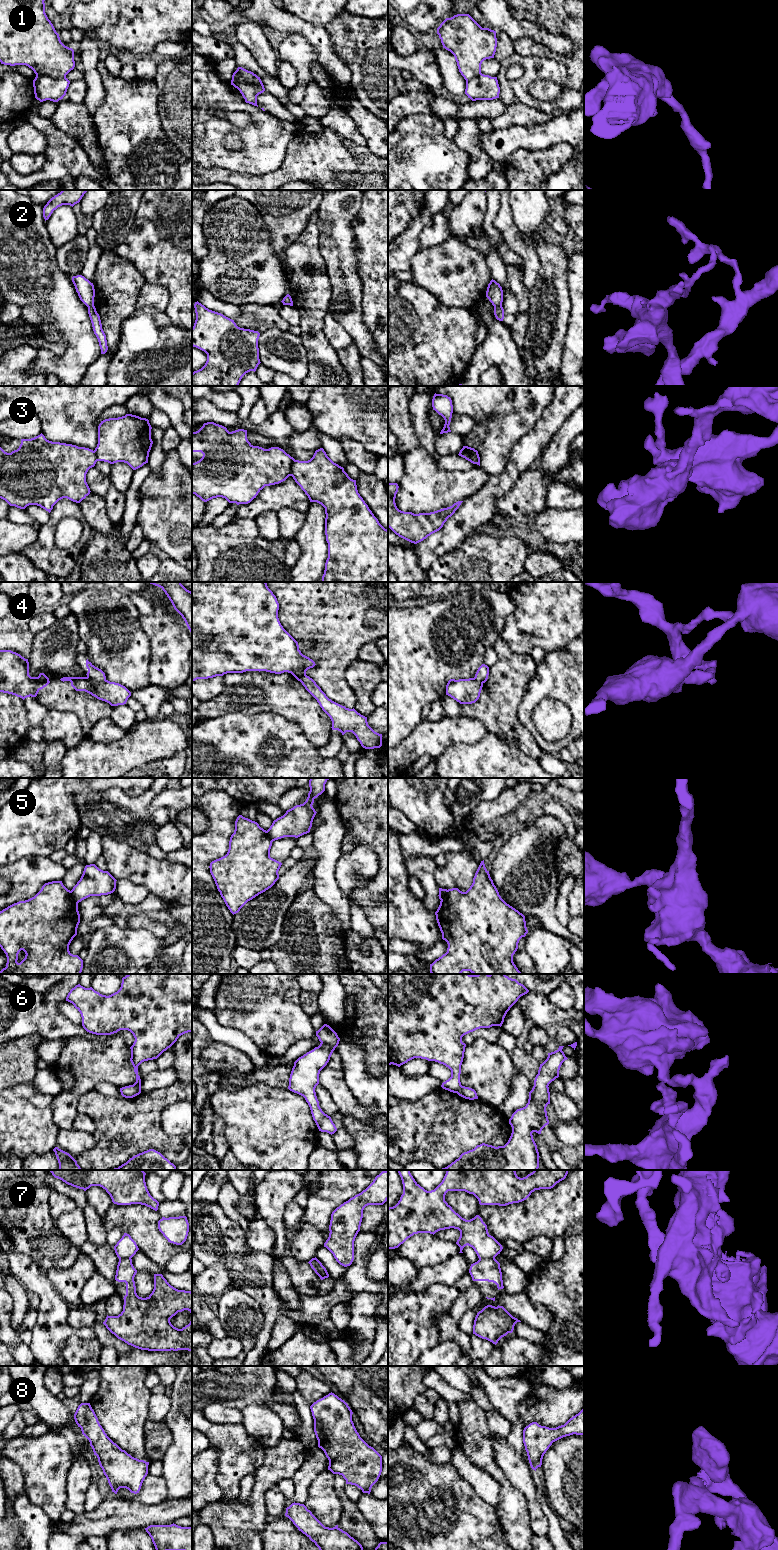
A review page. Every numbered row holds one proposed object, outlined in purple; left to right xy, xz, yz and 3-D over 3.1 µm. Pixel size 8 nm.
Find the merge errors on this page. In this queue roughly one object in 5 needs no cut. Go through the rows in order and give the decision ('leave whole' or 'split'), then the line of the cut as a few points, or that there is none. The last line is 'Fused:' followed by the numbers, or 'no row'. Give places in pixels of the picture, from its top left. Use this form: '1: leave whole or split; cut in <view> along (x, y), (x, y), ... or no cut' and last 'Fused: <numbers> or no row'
1: split; cut in xy along (36, 75), (48, 75), (55, 78), (65, 77)
2: split; cut in yz along (501, 304), (497, 304), (494, 307)
3: split; cut in xz along (294, 459), (290, 475)
4: split; cut in xy along (87, 675), (95, 681), (105, 680)
5: split; cut in xy along (70, 891), (70, 896), (77, 903)
6: split; cut in xz along (321, 1042), (334, 1048)
7: split; cut in yz along (494, 1257), (479, 1259)
8: leave whole; no cut
Fused: 1, 2, 3, 4, 5, 6, 7

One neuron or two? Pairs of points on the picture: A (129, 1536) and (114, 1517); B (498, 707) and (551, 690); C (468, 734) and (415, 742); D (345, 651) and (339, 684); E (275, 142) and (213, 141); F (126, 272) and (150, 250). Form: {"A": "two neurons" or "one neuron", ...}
{"A": "two neurons", "B": "two neurons", "C": "one neuron", "D": "one neuron", "E": "one neuron", "F": "two neurons"}

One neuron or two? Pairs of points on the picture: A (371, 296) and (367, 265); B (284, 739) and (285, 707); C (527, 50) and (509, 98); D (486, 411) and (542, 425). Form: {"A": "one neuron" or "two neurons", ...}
{"A": "one neuron", "B": "two neurons", "C": "two neurons", "D": "two neurons"}

